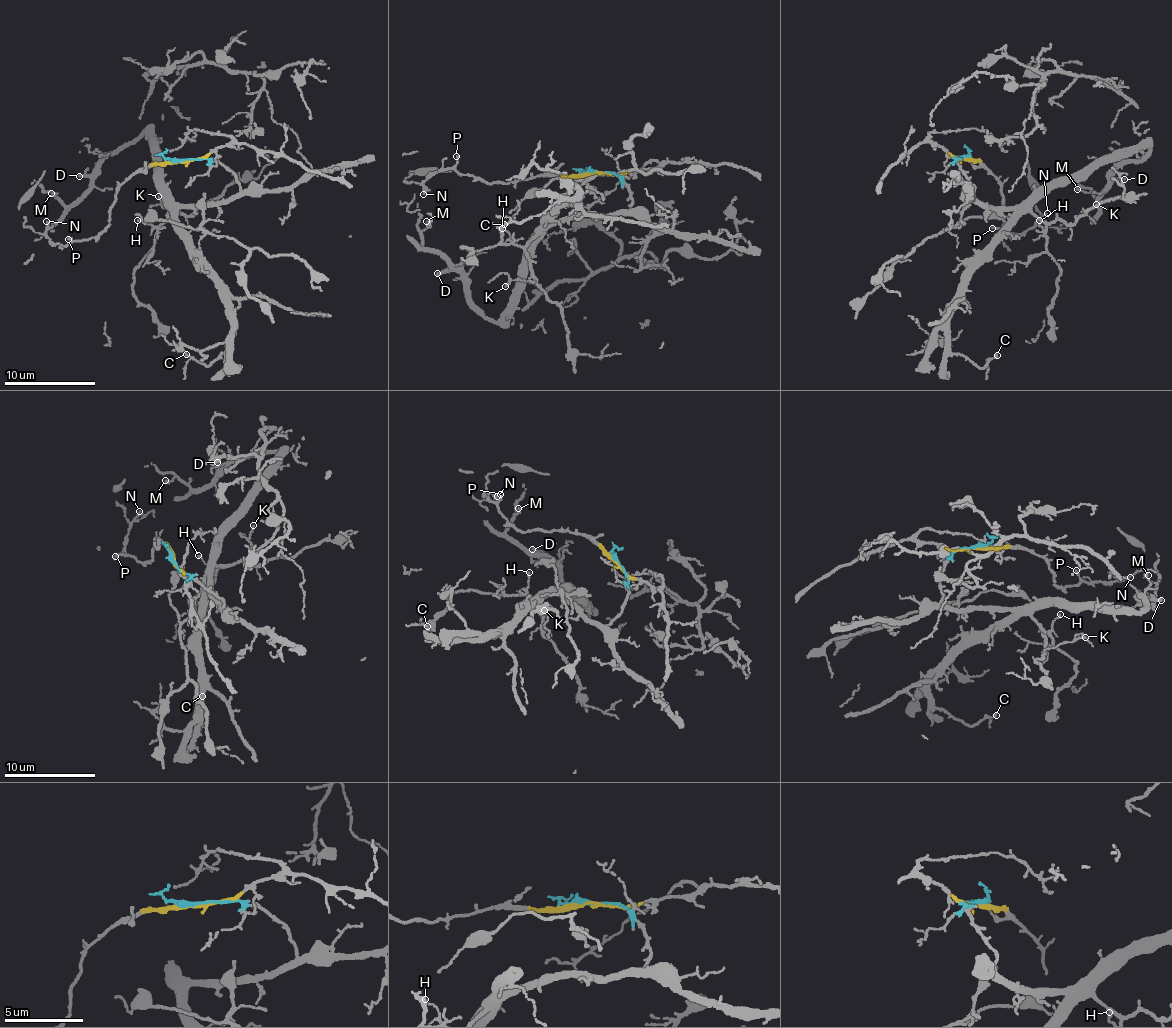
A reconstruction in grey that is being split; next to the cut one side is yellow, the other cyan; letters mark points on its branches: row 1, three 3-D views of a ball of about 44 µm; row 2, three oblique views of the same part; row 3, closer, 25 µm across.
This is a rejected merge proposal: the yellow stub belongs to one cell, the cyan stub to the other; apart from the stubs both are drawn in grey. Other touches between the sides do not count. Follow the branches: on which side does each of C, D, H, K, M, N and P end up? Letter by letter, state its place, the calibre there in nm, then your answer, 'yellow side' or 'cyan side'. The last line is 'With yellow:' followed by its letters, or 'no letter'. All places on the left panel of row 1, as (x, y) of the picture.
C: (186, 354) | 160 nm | cyan side
D: (79, 176) | 180 nm | cyan side
H: (137, 220) | 90 nm | cyan side
K: (158, 196) | 100 nm | cyan side
M: (51, 193) | 140 nm | cyan side
N: (46, 221) | 100 nm | yellow side
P: (68, 239) | 120 nm | yellow side
With yellow: N, P

